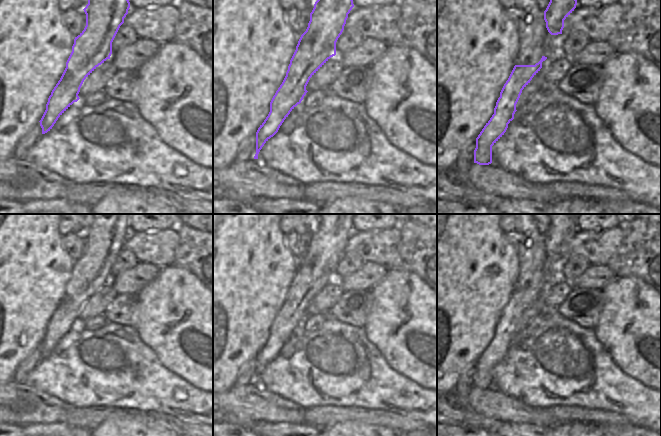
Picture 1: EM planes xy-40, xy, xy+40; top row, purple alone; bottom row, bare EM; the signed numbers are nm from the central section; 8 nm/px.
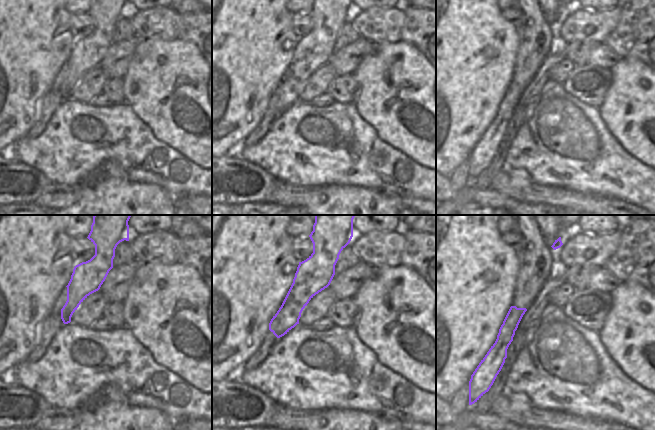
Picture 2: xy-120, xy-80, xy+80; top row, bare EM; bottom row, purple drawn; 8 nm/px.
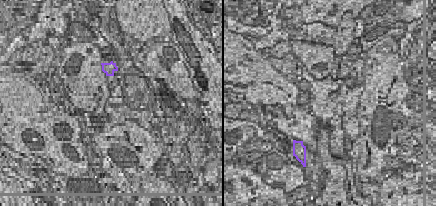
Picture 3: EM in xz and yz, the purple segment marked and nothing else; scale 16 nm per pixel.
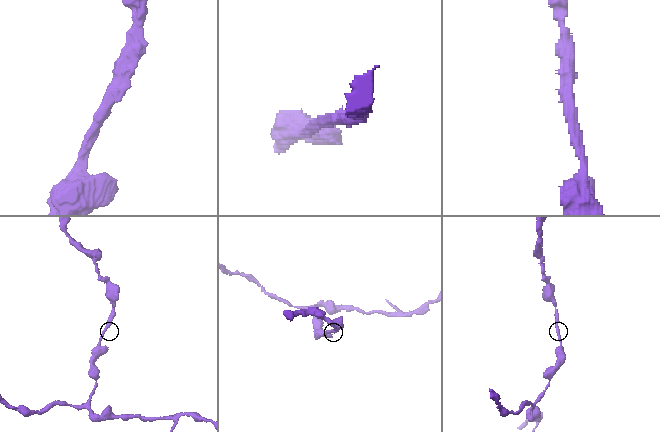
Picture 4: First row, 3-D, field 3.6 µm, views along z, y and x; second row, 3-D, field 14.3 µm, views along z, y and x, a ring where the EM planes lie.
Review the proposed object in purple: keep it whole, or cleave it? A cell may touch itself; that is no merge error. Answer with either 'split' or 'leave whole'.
leave whole

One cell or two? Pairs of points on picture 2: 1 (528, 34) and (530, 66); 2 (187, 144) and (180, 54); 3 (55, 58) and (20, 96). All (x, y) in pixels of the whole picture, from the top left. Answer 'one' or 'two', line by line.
1: one
2: one
3: one

